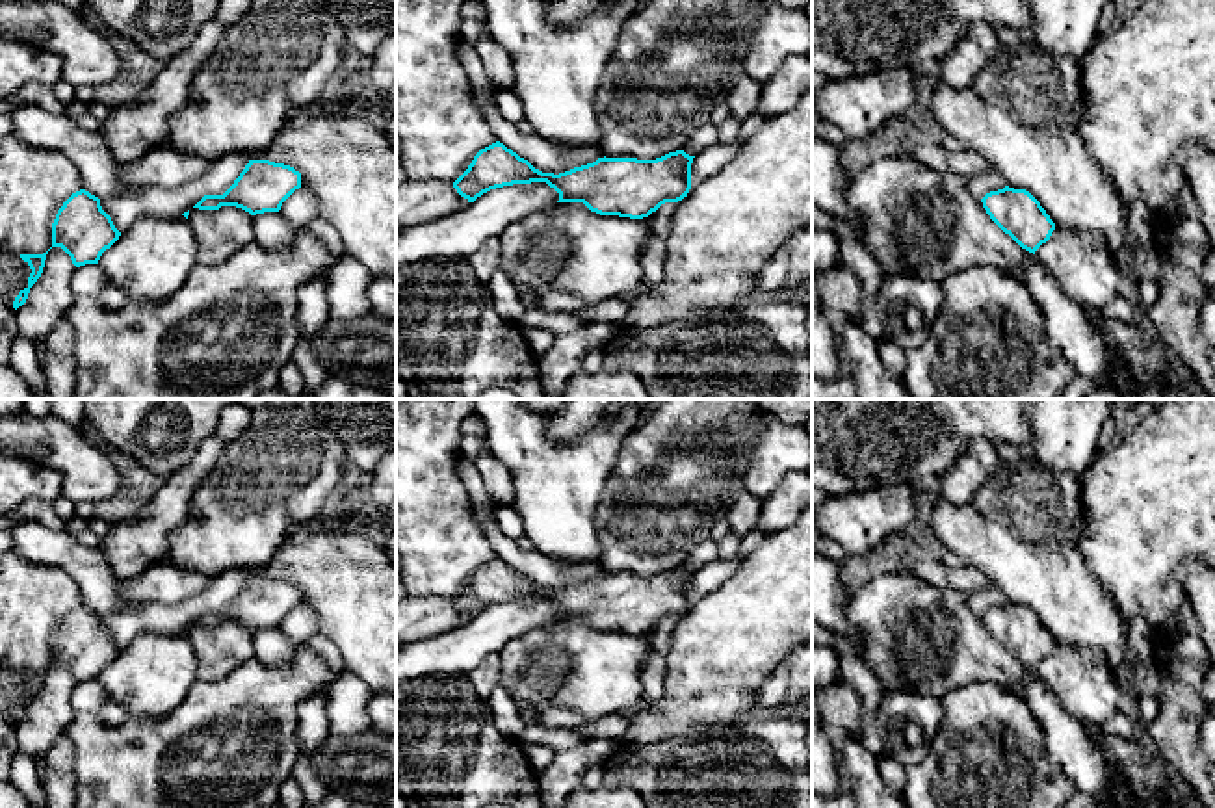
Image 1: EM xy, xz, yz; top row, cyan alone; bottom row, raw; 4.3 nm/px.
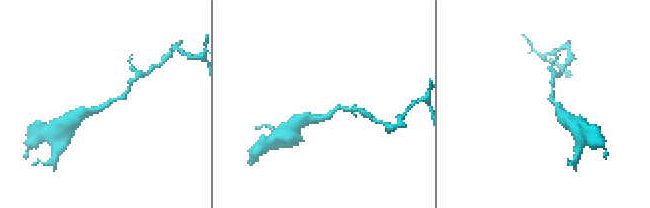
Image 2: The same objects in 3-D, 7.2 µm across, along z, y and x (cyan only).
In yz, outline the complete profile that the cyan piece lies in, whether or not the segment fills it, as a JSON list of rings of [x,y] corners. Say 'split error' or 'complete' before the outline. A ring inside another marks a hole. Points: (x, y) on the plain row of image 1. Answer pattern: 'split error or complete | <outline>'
complete | [[[1005,602],[986,609],[981,619],[990,635],[1022,665],[1033,671],[1055,646],[1055,639],[1046,626],[1026,606]]]

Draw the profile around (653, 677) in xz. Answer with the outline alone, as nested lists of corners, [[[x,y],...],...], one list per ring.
[[[665,619],[656,628],[652,628],[647,637],[650,643],[650,656],[641,671],[643,684],[643,702],[654,702],[663,695],[665,674],[667,674],[667,652],[669,652],[669,633],[676,619]]]

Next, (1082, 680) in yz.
[[[1055,643],[1035,671],[1059,704],[1085,724],[1102,726],[1126,708],[1126,697],[1100,648]]]

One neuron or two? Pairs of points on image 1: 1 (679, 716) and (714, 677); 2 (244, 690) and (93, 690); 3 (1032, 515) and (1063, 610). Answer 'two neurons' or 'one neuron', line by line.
1: one neuron
2: two neurons
3: one neuron

